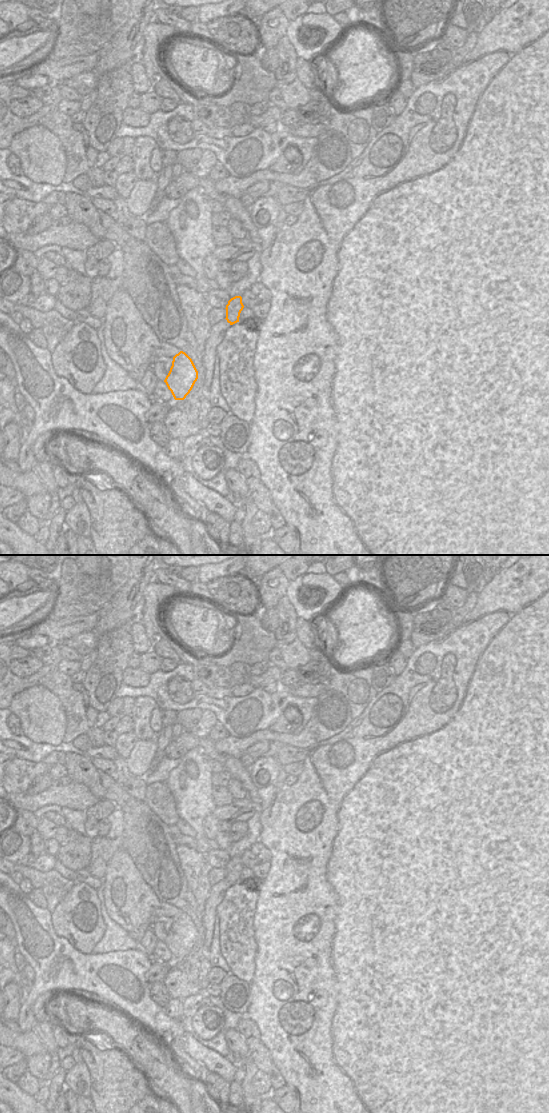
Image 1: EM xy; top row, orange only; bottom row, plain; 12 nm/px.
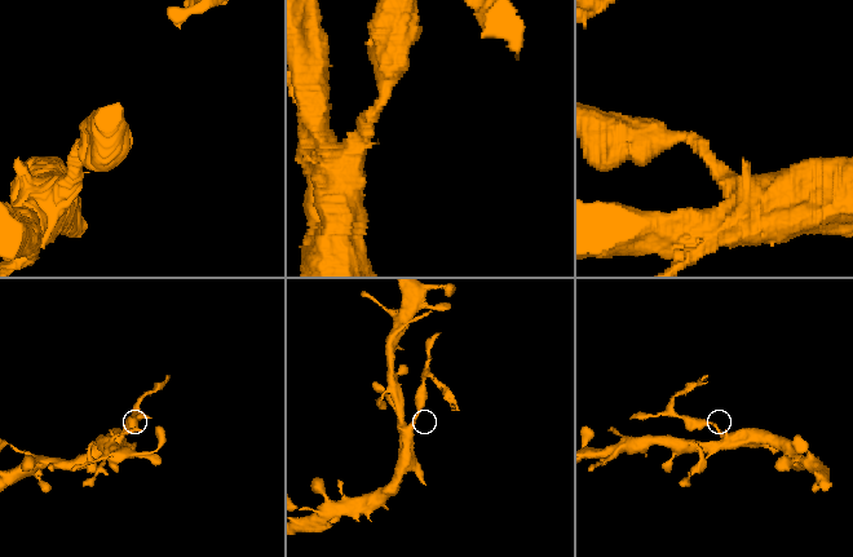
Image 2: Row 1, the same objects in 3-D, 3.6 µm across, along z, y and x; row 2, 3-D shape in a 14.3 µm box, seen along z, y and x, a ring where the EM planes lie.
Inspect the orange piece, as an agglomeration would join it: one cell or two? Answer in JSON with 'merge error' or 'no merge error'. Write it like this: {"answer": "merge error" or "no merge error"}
{"answer": "merge error"}

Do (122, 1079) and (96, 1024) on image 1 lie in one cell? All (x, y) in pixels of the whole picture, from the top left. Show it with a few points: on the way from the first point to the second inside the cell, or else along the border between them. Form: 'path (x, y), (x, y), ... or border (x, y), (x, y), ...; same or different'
border (114, 1045), (119, 1047), (132, 1061); different

